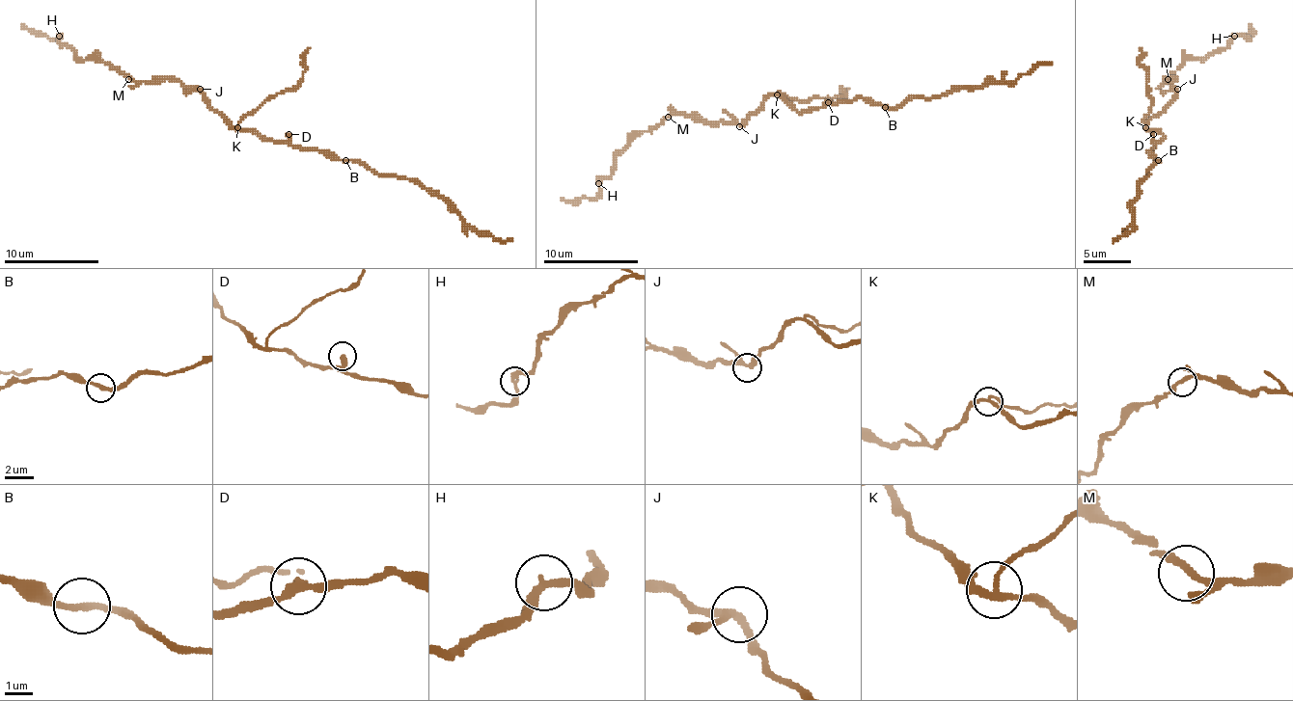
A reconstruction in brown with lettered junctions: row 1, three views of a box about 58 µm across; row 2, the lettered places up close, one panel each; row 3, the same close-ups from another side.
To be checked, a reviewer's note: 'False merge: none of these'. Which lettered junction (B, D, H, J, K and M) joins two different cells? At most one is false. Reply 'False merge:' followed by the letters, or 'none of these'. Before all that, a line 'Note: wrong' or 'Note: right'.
Note: wrong
False merge: K

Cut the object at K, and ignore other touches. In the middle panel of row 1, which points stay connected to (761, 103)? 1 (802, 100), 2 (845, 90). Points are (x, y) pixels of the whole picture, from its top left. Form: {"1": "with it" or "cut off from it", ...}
{"1": "cut off from it", "2": "cut off from it"}

